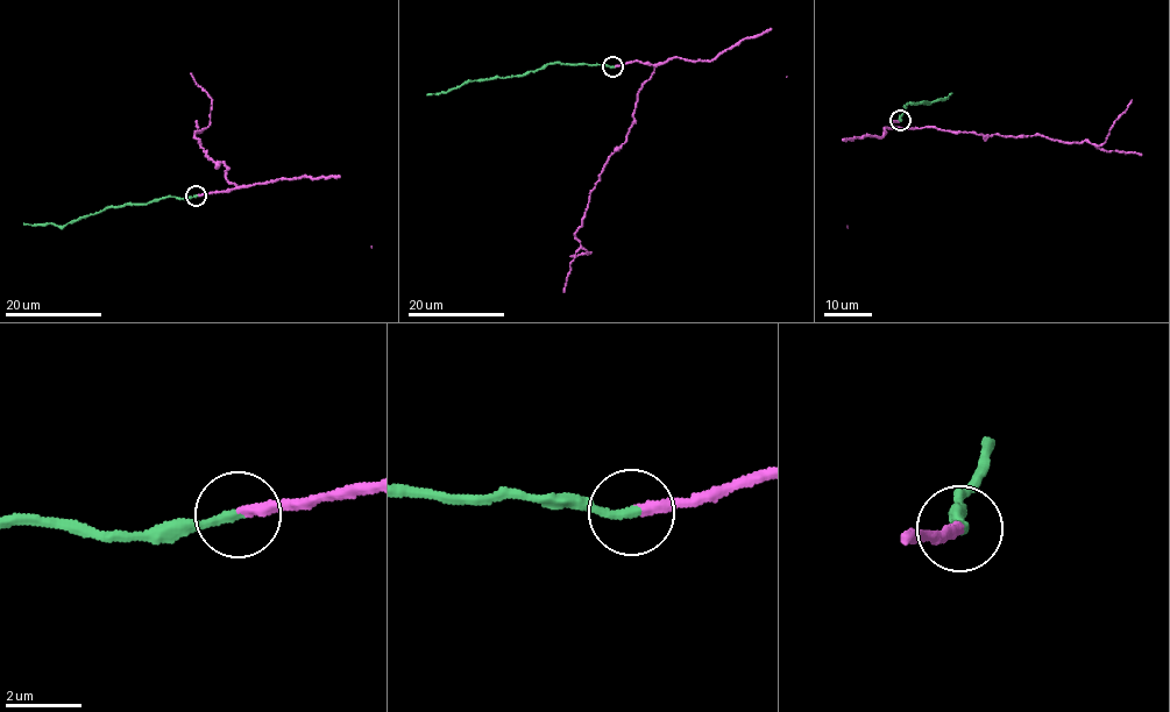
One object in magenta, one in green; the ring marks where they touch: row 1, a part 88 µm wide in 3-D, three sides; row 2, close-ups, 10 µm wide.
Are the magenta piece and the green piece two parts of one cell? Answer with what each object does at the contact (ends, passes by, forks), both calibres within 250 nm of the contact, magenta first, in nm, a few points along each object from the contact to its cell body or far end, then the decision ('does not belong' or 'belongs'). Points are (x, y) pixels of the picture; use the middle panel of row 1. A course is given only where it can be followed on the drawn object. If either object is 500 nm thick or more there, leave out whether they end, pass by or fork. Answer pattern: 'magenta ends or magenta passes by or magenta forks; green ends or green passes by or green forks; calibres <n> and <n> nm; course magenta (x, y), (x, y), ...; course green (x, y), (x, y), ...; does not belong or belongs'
magenta ends; green ends; calibres 280 and 240 nm; course magenta (614, 66), (649, 63), (654, 70), (638, 93), (626, 140), (600, 175), (575, 233), (591, 251), (571, 255); course green (612, 66), (547, 63), (523, 75), (470, 82), (447, 92), (427, 95); belongs

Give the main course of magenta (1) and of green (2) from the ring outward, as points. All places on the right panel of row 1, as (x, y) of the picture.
1: (900, 121), (891, 127), (1036, 134), (1098, 146), (1132, 99)
2: (900, 120), (908, 102), (929, 102), (952, 93)

